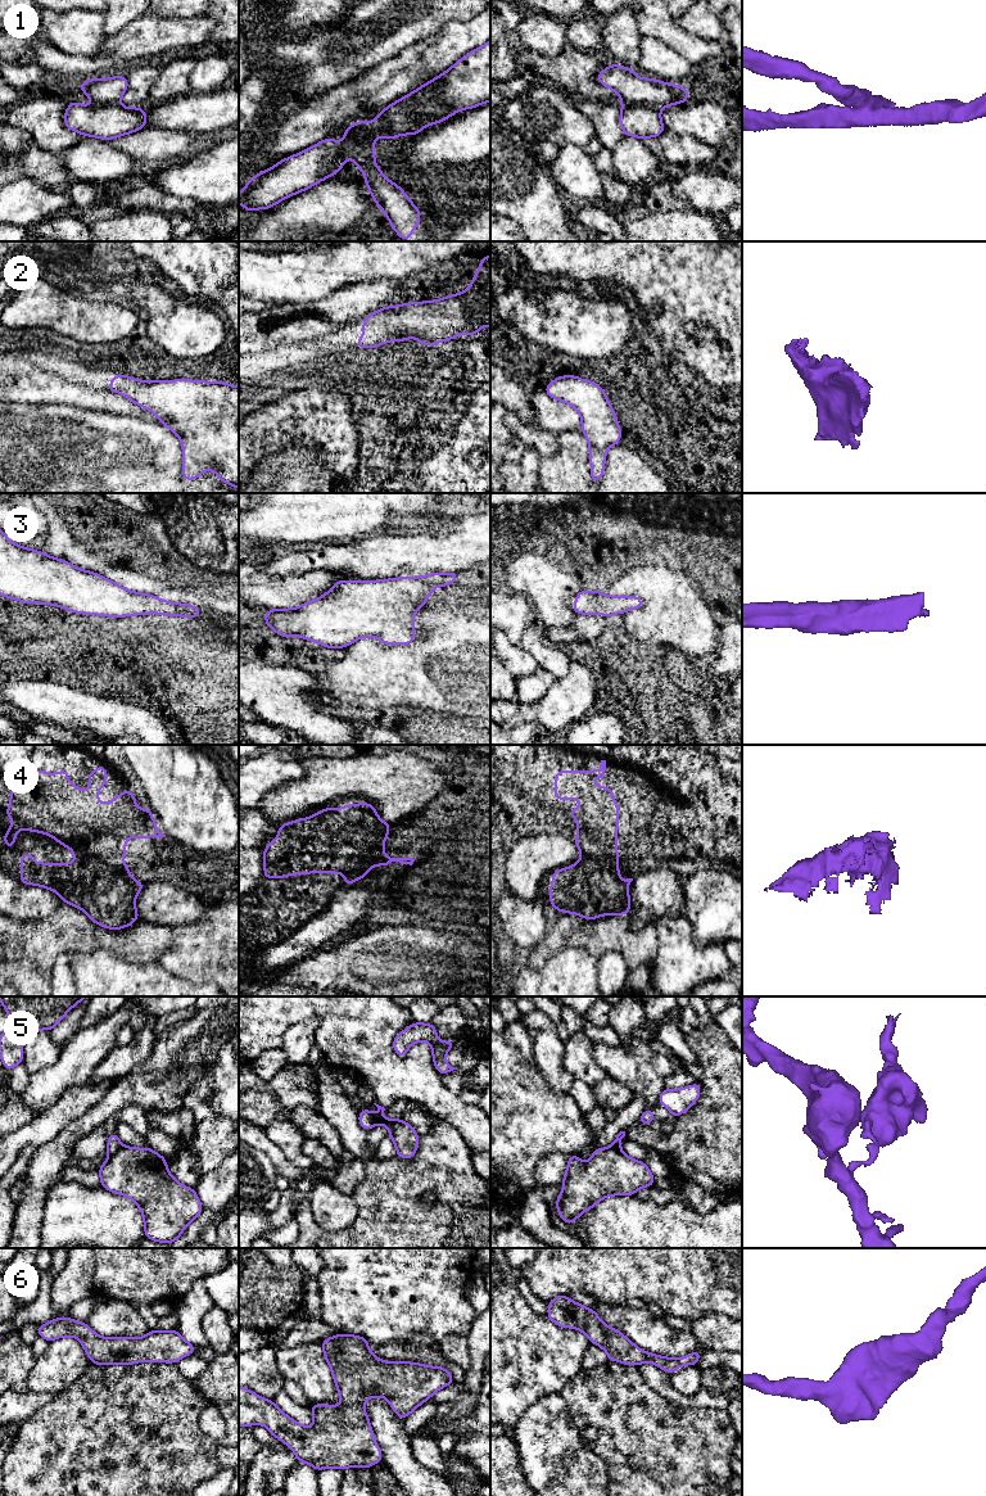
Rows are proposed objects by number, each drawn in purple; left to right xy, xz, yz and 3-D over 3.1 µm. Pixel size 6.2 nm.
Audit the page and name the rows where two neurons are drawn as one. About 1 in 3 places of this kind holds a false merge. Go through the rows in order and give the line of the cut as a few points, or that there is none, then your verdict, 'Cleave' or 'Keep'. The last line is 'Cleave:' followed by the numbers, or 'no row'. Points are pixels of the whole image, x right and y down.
1: Split along yz (623, 103), (650, 104), (659, 109). Cleave
2: No split. Keep
3: No split. Keep
4: No split. Keep
5: Split along xy (122, 1146), (109, 1156). Cleave
6: No split. Keep
Cleave: 1, 5

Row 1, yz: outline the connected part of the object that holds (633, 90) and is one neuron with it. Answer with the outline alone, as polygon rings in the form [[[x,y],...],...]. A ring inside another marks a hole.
[[[610,64],[602,69],[596,80],[614,90],[628,105],[651,105],[661,109],[673,104],[682,104],[691,96],[684,86],[661,82],[655,78],[641,78],[632,68]]]

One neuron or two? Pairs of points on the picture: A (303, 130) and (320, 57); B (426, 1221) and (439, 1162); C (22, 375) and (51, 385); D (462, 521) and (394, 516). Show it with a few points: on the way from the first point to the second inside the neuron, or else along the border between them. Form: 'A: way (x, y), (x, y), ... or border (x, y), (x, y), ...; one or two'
A: border (335, 86), (304, 104); two
B: way (442, 1207), (444, 1205), (444, 1178); one
C: way (30, 383), (32, 385), (44, 385); one
D: border (446, 518), (419, 529); two

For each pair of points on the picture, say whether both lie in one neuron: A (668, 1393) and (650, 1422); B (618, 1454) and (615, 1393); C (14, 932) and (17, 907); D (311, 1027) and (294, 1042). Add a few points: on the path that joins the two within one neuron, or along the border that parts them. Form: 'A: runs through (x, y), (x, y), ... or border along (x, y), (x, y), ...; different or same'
A: border along (642, 1379), (659, 1395), (693, 1409); different
B: runs through (618, 1438), (618, 1414), (615, 1409); same
C: border along (45, 916), (27, 921), (13, 920); different
D: runs through (307, 1030), (298, 1039); same

